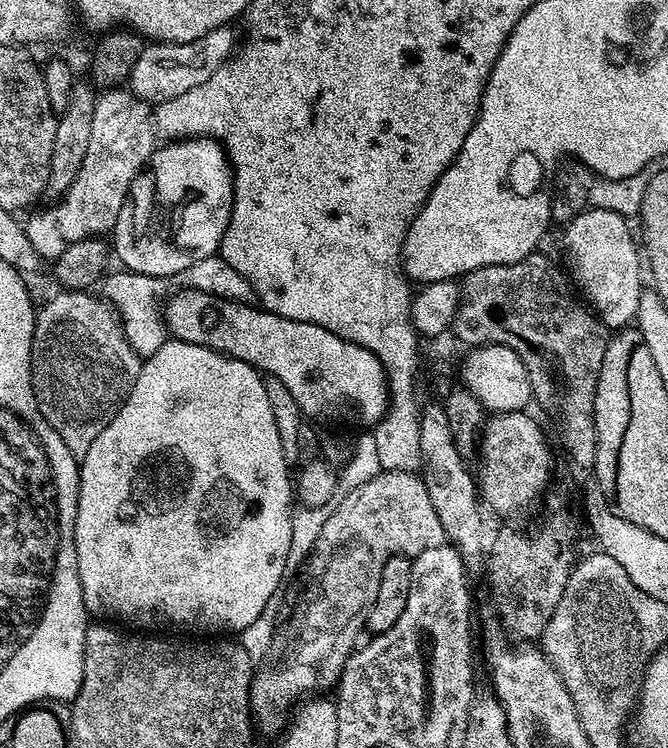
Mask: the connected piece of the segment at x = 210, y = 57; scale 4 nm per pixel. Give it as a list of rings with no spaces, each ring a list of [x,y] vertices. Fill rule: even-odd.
[[[225,26],[218,30],[210,30],[202,38],[194,42],[181,44],[149,43],[138,56],[126,81],[132,95],[155,106],[162,102],[170,102],[170,98],[178,98],[178,94],[186,94],[186,90],[194,90],[194,86],[202,86],[210,74],[232,59],[238,48],[236,36],[231,27]]]

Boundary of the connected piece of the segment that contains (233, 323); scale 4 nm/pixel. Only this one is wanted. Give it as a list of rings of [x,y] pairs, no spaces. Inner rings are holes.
[[[184,288],[177,296],[169,295],[163,305],[162,315],[169,337],[221,352],[224,356],[246,362],[265,377],[273,376],[285,388],[283,391],[287,399],[291,403],[293,400],[297,404],[293,405],[305,417],[321,416],[324,420],[340,420],[348,412],[349,400],[368,426],[374,426],[388,411],[388,376],[384,373],[382,362],[378,362],[370,350],[343,340],[328,328],[314,326],[310,322],[298,322],[291,316],[265,312],[259,306],[241,304],[238,300],[221,300],[211,292],[198,292],[194,288]]]

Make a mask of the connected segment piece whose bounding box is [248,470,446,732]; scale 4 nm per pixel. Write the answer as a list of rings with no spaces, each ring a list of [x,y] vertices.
[[[381,470],[354,491],[343,493],[333,507],[330,518],[326,518],[326,522],[320,527],[306,564],[309,572],[308,585],[303,585],[299,603],[292,616],[279,629],[280,637],[271,641],[263,657],[264,665],[261,668],[259,665],[252,673],[252,685],[248,688],[248,707],[254,717],[255,727],[264,732],[276,732],[280,727],[283,729],[290,716],[288,707],[292,703],[295,705],[303,692],[324,694],[327,693],[324,692],[327,688],[328,691],[335,689],[340,683],[342,670],[357,647],[356,635],[360,628],[362,632],[365,627],[368,612],[378,594],[382,566],[386,566],[391,556],[414,558],[427,548],[442,548],[445,544],[442,522],[438,522],[438,514],[434,514],[434,506],[430,506],[430,494],[426,494],[423,479],[417,473]]]

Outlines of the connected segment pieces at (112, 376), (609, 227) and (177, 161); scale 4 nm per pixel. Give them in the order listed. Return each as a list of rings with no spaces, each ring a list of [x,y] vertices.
[[[60,290],[57,292],[57,296],[52,296],[44,305],[39,305],[36,314],[36,325],[32,335],[32,389],[34,390],[34,398],[38,402],[38,410],[42,414],[42,418],[46,418],[46,422],[56,431],[58,438],[62,438],[62,442],[66,442],[66,446],[72,451],[73,456],[83,458],[86,450],[90,450],[90,445],[93,444],[94,438],[98,438],[98,434],[102,434],[102,430],[106,430],[106,426],[110,426],[114,414],[118,414],[118,410],[124,405],[124,400],[128,397],[128,392],[133,384],[136,383],[140,373],[142,358],[126,342],[124,329],[120,327],[116,313],[99,295],[93,294],[91,291]]]
[[[589,207],[573,218],[564,228],[564,231],[566,231],[564,234],[564,248],[572,276],[586,294],[585,299],[595,310],[601,323],[612,330],[627,327],[635,319],[640,293],[644,288],[644,285],[640,282],[642,258],[637,241],[635,244],[628,224],[629,221],[617,214],[616,211]]]
[[[207,138],[165,143],[153,151],[144,169],[132,180],[128,201],[122,206],[114,229],[115,259],[117,256],[127,271],[143,276],[179,277],[190,266],[202,262],[202,258],[219,253],[222,234],[226,234],[231,213],[232,166],[220,143]]]

